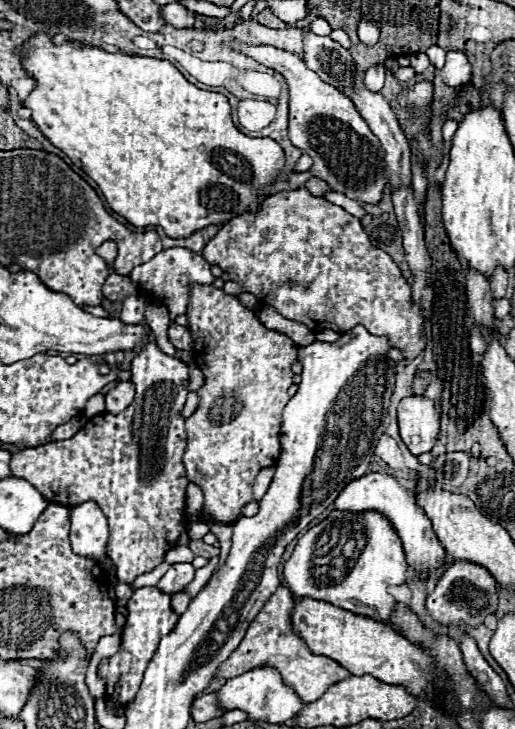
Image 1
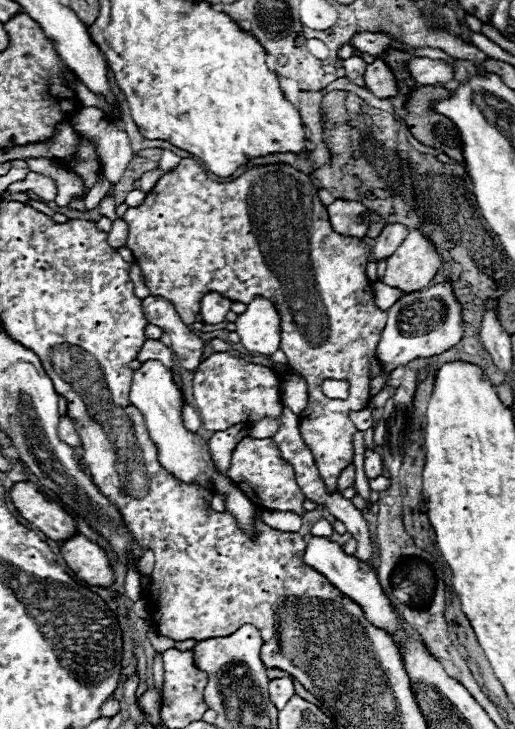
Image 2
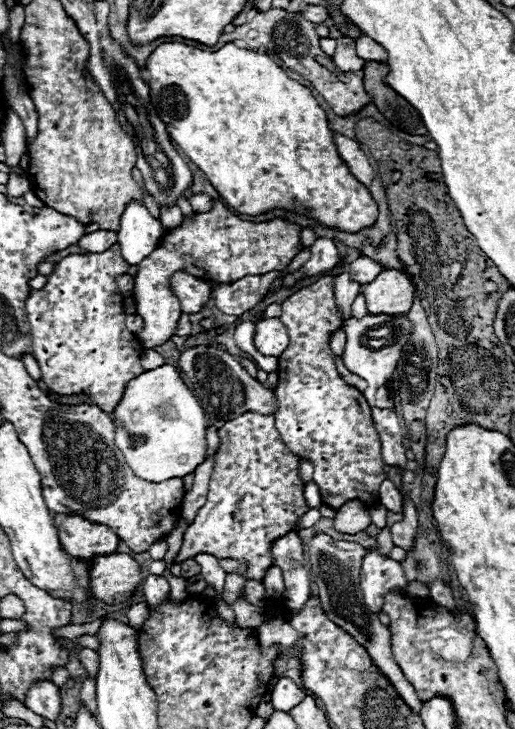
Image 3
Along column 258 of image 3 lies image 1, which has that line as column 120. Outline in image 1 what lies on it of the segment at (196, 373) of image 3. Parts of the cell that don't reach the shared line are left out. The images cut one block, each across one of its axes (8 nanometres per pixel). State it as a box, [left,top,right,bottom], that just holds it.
[106,382,134,414]

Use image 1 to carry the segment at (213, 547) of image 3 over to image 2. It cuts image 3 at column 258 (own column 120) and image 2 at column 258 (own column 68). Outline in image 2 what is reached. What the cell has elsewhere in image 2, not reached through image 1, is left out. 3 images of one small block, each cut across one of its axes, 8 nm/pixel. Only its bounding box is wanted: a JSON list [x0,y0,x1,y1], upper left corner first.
[228,436,306,518]

